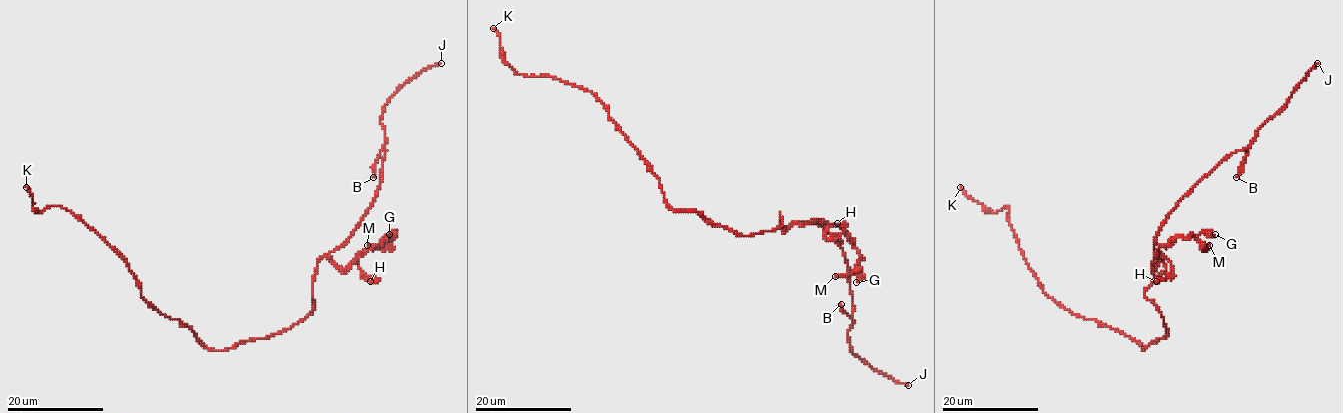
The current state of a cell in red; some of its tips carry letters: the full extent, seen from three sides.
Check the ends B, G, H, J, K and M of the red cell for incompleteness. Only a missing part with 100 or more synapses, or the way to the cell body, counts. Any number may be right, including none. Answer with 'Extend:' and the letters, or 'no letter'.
Extend: J

